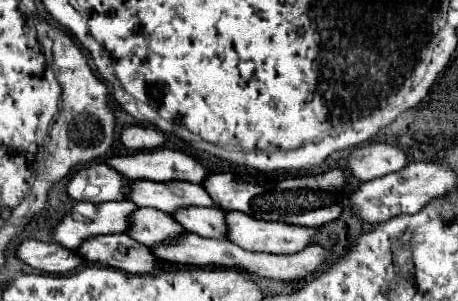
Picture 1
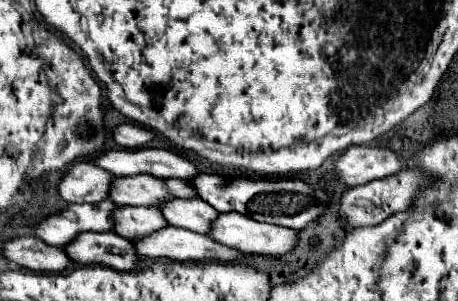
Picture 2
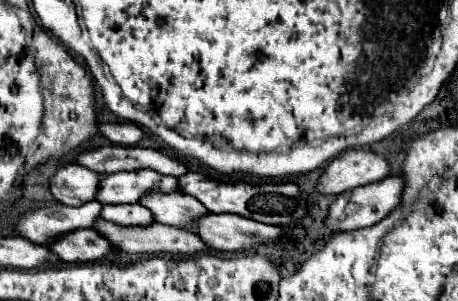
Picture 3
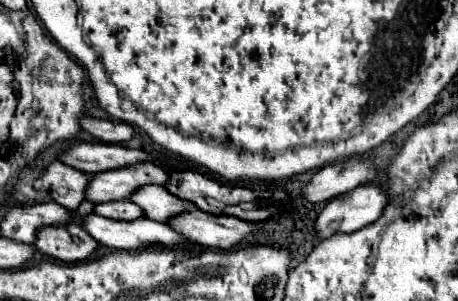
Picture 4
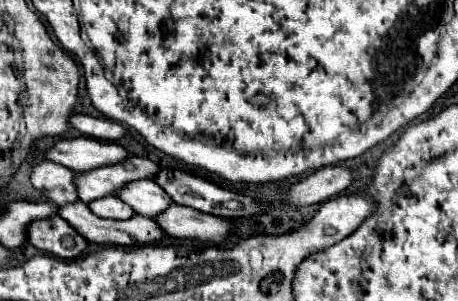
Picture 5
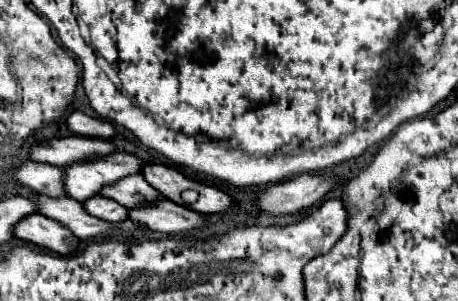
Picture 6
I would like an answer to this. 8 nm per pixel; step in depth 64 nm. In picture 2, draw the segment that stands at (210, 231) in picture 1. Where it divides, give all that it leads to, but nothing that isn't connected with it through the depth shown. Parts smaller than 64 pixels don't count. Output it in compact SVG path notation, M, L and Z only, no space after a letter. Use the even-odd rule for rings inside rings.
M172 200L172 204L168 204L168 208L162 212L170 226L186 228L198 234L208 234L214 220L218 218L216 208L204 200Z

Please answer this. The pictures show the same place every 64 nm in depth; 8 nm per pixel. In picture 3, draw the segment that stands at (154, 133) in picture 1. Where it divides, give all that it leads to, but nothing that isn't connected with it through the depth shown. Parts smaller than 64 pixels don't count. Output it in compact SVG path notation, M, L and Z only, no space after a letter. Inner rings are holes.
M132 122L100 124L100 134L106 136L112 144L118 144L118 146L136 146L144 138L142 128L132 124Z

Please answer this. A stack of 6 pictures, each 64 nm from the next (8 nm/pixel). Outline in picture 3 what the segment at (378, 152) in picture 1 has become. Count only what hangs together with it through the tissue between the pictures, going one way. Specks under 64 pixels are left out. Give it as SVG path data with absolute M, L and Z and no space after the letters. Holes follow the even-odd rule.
M350 148L328 164L318 182L318 190L324 194L340 194L370 182L380 182L390 172L390 162L382 154L368 148Z

